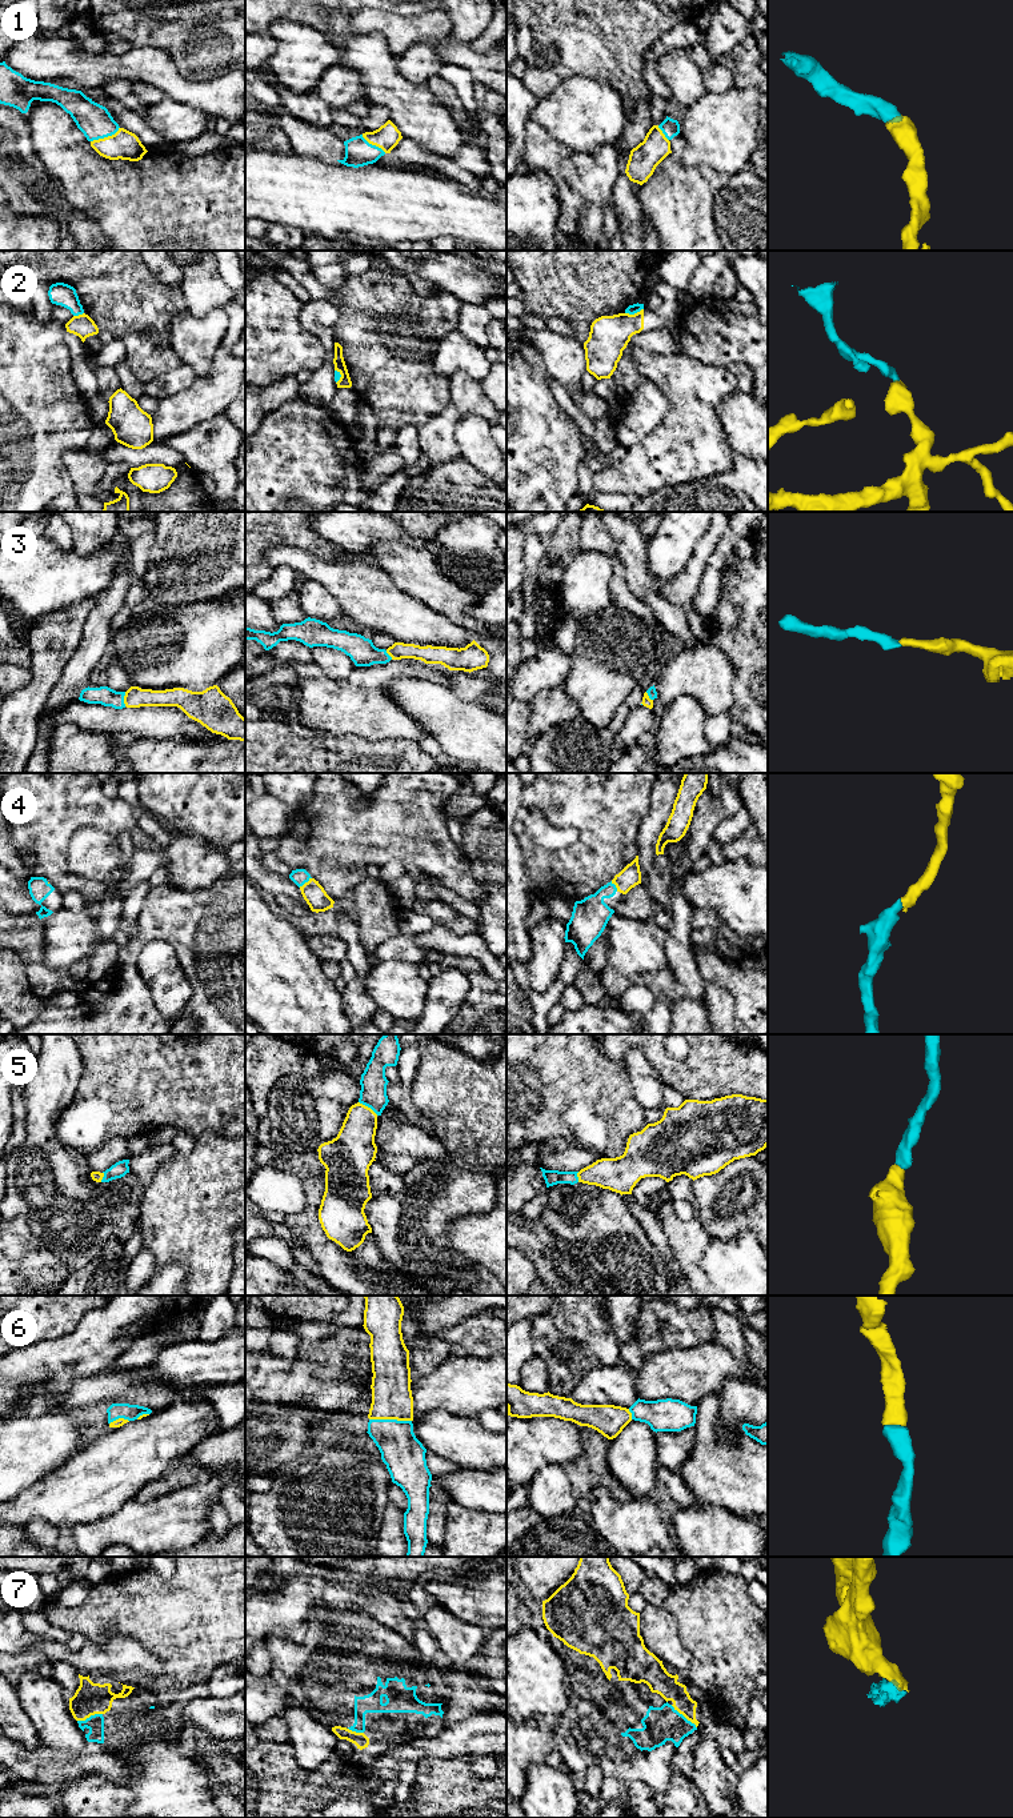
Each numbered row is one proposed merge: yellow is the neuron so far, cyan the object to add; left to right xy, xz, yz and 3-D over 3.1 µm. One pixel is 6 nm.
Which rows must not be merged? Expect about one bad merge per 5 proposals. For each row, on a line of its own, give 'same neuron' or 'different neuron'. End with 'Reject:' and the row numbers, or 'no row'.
1: same neuron
2: different neuron
3: same neuron
4: same neuron
5: same neuron
6: same neuron
7: same neuron
Reject: 2

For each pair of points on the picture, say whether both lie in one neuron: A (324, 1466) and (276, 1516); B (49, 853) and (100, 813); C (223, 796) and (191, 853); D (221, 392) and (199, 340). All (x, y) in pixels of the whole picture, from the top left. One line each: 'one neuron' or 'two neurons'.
A: one neuron
B: one neuron
C: two neurons
D: two neurons

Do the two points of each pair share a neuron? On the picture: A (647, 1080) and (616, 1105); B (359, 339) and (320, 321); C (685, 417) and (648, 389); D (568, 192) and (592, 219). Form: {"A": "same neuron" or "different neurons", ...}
{"A": "different neurons", "B": "different neurons", "C": "different neurons", "D": "same neuron"}

